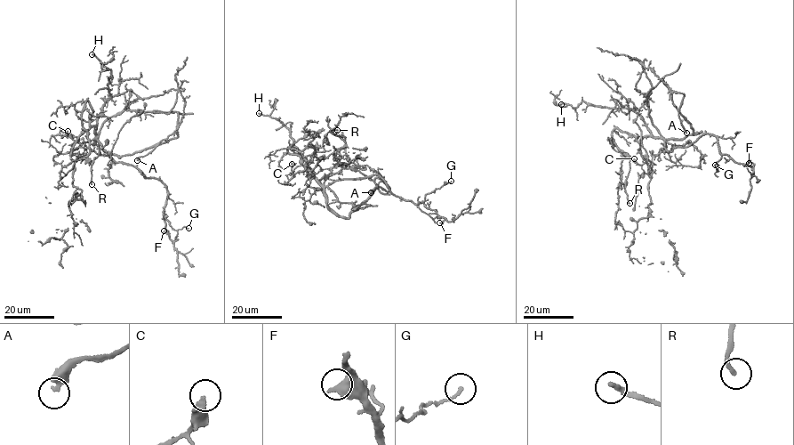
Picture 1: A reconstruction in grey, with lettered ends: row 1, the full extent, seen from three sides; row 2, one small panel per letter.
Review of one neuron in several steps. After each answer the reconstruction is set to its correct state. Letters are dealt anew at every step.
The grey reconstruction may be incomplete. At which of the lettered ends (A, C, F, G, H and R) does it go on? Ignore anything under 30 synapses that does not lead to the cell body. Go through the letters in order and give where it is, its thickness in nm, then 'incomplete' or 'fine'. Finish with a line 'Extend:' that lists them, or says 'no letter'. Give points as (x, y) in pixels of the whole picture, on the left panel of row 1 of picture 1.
A: (137, 160) | 400 nm | fine
C: (68, 131) | 400 nm | fine
F: (164, 230) | 220 nm | fine
G: (188, 228) | 120 nm | fine
H: (92, 54) | 220 nm | fine
R: (92, 184) | 190 nm | fine
Extend: no letter

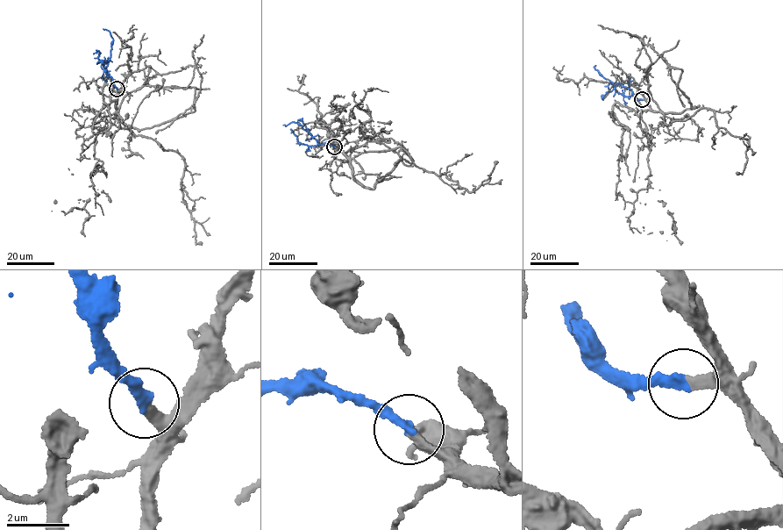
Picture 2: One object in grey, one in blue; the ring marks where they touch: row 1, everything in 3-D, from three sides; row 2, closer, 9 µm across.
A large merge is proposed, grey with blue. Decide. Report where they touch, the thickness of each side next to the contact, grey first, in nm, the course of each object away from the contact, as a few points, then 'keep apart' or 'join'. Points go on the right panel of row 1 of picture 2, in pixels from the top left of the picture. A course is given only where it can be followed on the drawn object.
at (642, 99); 280 nm thick on the grey side, 320 nm on the other; grey runs (642, 99), (667, 125), (702, 108), (714, 111), (718, 127), (748, 141), (743, 172), (736, 173); blue runs (642, 99), (633, 94), (627, 96), (617, 92), (611, 82), (594, 67); join

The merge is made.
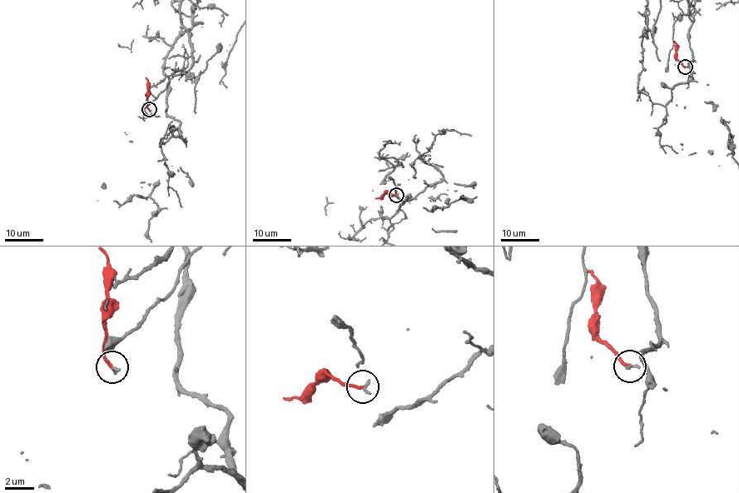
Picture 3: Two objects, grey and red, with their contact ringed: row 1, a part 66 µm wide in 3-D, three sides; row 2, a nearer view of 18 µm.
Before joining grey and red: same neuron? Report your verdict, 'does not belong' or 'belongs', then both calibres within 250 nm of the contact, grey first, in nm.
belongs | 220/200 nm

